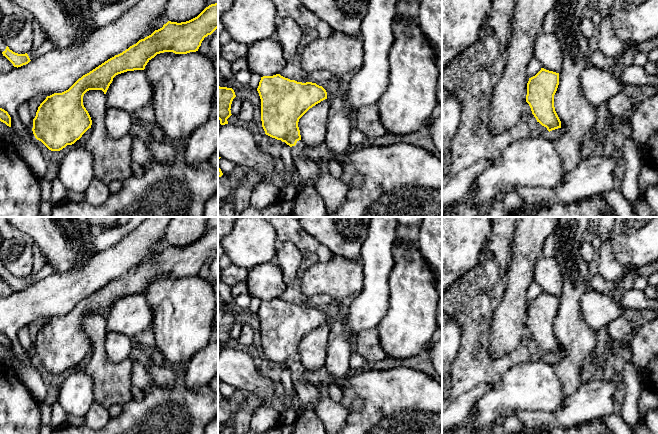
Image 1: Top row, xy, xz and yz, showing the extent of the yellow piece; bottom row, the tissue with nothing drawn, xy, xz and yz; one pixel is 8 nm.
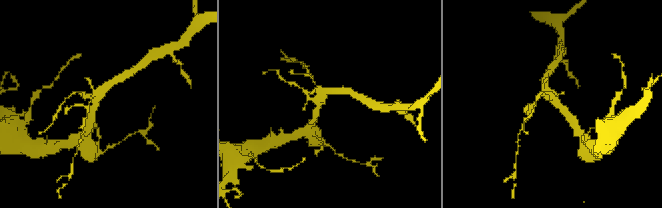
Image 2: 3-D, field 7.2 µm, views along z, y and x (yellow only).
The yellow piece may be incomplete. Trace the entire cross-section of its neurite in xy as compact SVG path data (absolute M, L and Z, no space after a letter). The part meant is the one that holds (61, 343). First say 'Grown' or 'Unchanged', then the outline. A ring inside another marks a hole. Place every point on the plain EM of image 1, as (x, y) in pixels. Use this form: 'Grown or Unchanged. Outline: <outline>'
Unchanged. Outline: M218 227L209 229L189 245L168 245L151 259L83 299L68 314L47 320L33 343L35 362L51 375L60 375L74 368L92 349L83 329L83 320L87 315L102 314L106 318L116 299L144 294L157 278L196 276L204 262L217 252Z

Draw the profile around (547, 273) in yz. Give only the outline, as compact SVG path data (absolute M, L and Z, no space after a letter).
M542 256L535 265L534 281L542 292L560 297L562 292L562 275L555 257Z

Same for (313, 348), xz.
M325 323L310 332L298 346L301 364L306 370L317 370L325 366L330 325Z

